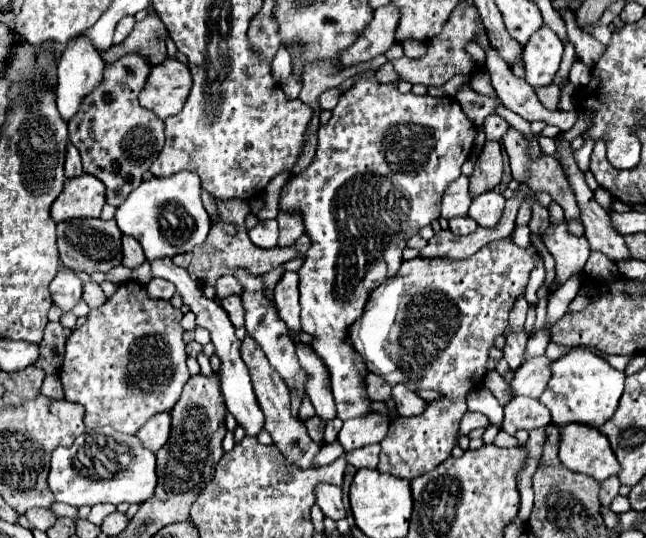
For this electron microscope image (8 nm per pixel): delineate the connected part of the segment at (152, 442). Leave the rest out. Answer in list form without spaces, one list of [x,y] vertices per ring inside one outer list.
[[[170,413],[154,415],[152,419],[148,419],[148,423],[144,423],[144,427],[140,427],[140,431],[136,433],[136,437],[138,437],[152,453],[156,453],[156,451],[168,441],[170,425],[172,425]]]

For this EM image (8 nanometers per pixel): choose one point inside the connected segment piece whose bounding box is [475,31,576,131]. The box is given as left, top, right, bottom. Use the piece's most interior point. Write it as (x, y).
(513, 91)

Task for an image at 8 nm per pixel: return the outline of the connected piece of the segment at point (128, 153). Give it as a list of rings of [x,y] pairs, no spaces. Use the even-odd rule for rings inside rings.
[[[140,53],[122,55],[112,65],[106,65],[100,87],[96,87],[96,91],[92,91],[88,99],[84,99],[78,115],[74,115],[68,121],[70,143],[78,147],[82,163],[84,163],[84,171],[98,177],[106,185],[106,203],[114,207],[118,207],[128,197],[128,193],[142,183],[144,173],[150,169],[152,161],[158,157],[164,145],[164,121],[160,121],[156,115],[152,115],[152,111],[144,109],[138,103],[138,93],[142,91],[150,75],[150,69],[152,65]]]

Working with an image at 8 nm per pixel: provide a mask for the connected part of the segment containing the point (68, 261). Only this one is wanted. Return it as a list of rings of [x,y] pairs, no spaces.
[[[70,219],[58,223],[58,251],[64,267],[72,267],[78,271],[94,273],[94,271],[110,271],[112,267],[122,263],[122,243],[120,229],[114,219]]]

